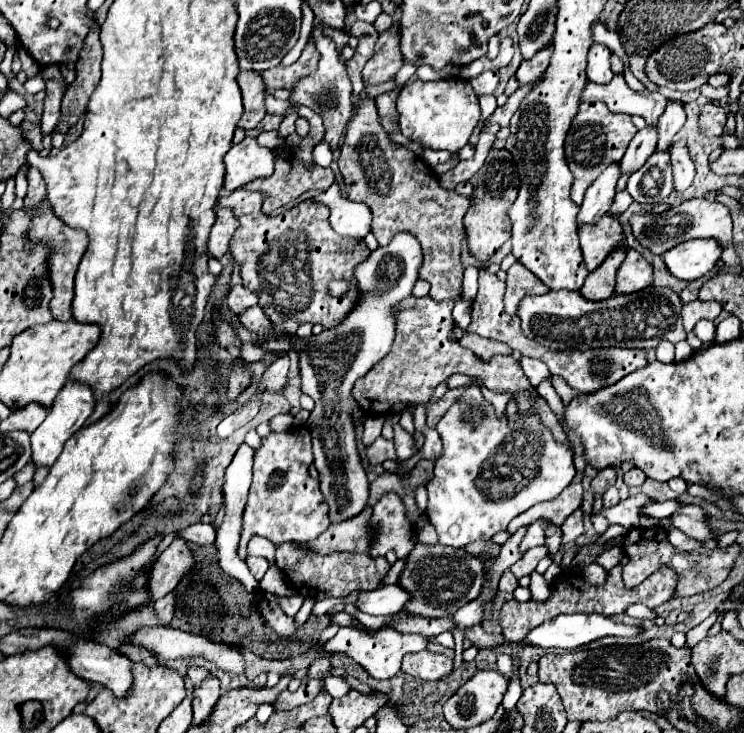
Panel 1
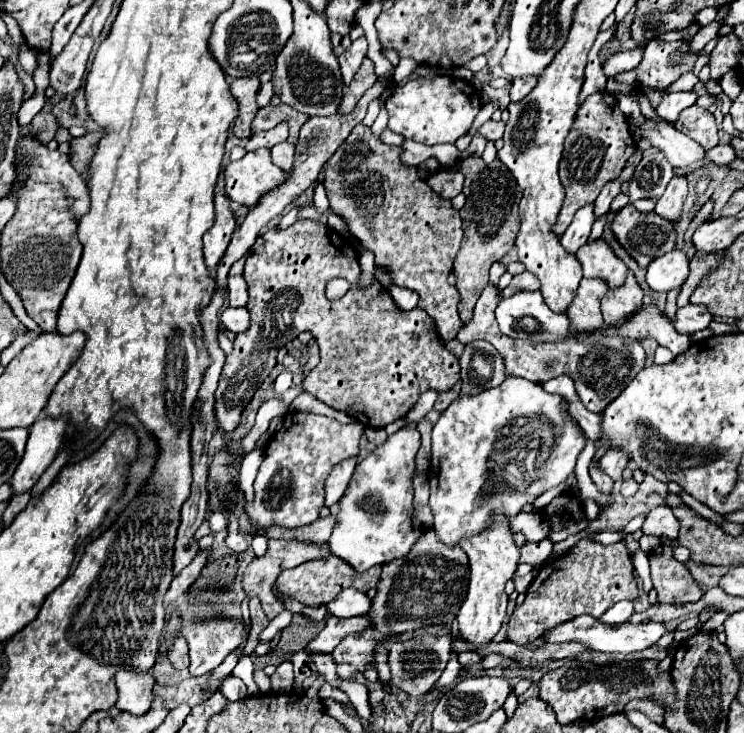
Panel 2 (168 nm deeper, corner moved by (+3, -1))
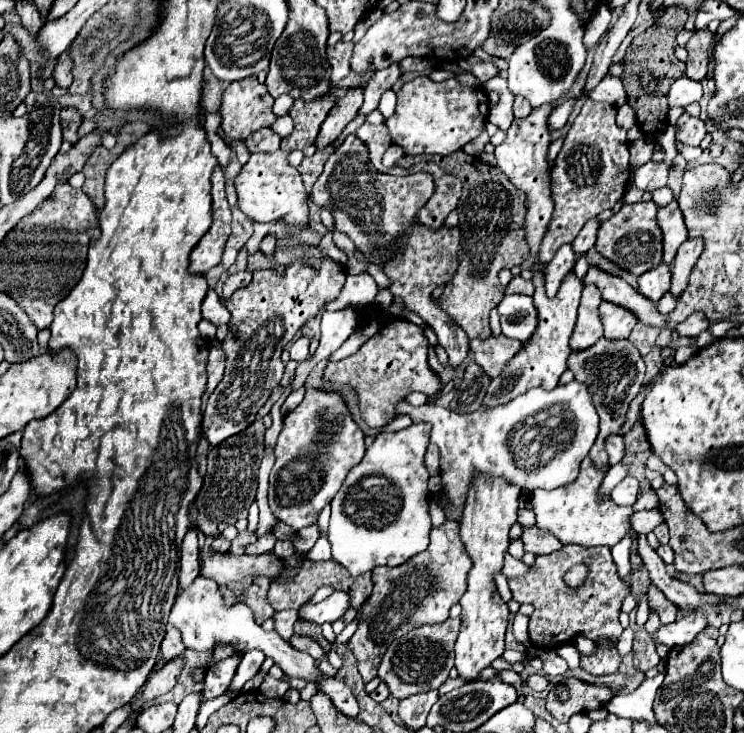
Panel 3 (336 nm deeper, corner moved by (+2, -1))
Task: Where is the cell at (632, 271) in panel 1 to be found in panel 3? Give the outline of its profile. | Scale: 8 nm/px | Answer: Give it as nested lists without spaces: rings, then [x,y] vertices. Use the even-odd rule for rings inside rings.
[[[608,301],[600,303],[600,321],[604,327],[606,339],[628,339],[630,331],[636,325],[634,313],[618,305],[610,305]]]

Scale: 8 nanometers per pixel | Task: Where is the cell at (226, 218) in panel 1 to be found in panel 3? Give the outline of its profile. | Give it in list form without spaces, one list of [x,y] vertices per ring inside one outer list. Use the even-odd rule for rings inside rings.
[[[216,165],[212,173],[212,225],[190,253],[188,271],[194,275],[204,275],[220,263],[226,239],[230,235],[230,207],[226,203],[224,185],[224,171],[220,165]]]

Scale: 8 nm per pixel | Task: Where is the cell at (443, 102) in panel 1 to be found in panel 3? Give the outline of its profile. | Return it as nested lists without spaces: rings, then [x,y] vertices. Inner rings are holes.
[[[416,77],[398,91],[396,113],[386,125],[392,143],[400,145],[406,155],[450,155],[480,135],[488,111],[490,101],[480,85],[462,85],[456,79],[434,83],[428,77]]]

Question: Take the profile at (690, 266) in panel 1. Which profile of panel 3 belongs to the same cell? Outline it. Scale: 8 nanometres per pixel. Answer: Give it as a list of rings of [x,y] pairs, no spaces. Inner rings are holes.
[[[660,263],[638,277],[638,293],[650,301],[658,301],[670,287],[670,265]]]

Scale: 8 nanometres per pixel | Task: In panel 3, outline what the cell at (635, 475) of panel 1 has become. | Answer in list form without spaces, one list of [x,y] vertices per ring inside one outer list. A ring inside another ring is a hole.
[[[626,477],[622,479],[610,493],[610,499],[616,503],[616,505],[634,505],[636,497],[638,497],[638,479],[634,477]]]

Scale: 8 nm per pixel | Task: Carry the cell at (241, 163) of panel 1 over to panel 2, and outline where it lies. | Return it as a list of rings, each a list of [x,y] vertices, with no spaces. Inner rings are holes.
[[[257,149],[225,167],[225,193],[231,201],[253,207],[263,193],[285,179],[287,173],[273,165],[269,149]]]

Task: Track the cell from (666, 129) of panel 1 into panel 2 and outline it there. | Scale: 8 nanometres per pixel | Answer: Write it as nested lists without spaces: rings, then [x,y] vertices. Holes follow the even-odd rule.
[[[683,91],[683,93],[669,93],[667,97],[661,99],[659,107],[655,109],[659,117],[663,117],[665,121],[673,123],[677,121],[679,113],[687,107],[691,107],[697,101],[697,95],[693,91]]]

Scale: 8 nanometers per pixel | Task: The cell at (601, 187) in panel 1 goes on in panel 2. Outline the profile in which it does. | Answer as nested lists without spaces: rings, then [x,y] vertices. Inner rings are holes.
[[[589,203],[589,205],[581,207],[581,209],[575,213],[571,225],[569,225],[567,231],[563,233],[563,237],[561,237],[563,247],[565,247],[569,253],[577,253],[577,249],[589,239],[593,223],[595,223],[593,203]]]

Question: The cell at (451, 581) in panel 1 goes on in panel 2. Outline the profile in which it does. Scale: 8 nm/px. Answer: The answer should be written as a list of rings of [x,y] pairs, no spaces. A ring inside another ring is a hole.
[[[427,529],[413,549],[391,563],[383,565],[381,581],[377,585],[377,595],[369,617],[373,619],[373,629],[365,633],[347,635],[333,651],[335,663],[349,663],[357,671],[365,671],[373,663],[373,649],[379,641],[389,635],[399,635],[427,625],[449,625],[457,617],[461,601],[465,601],[465,589],[469,587],[469,563],[461,547],[441,545],[433,529]]]

